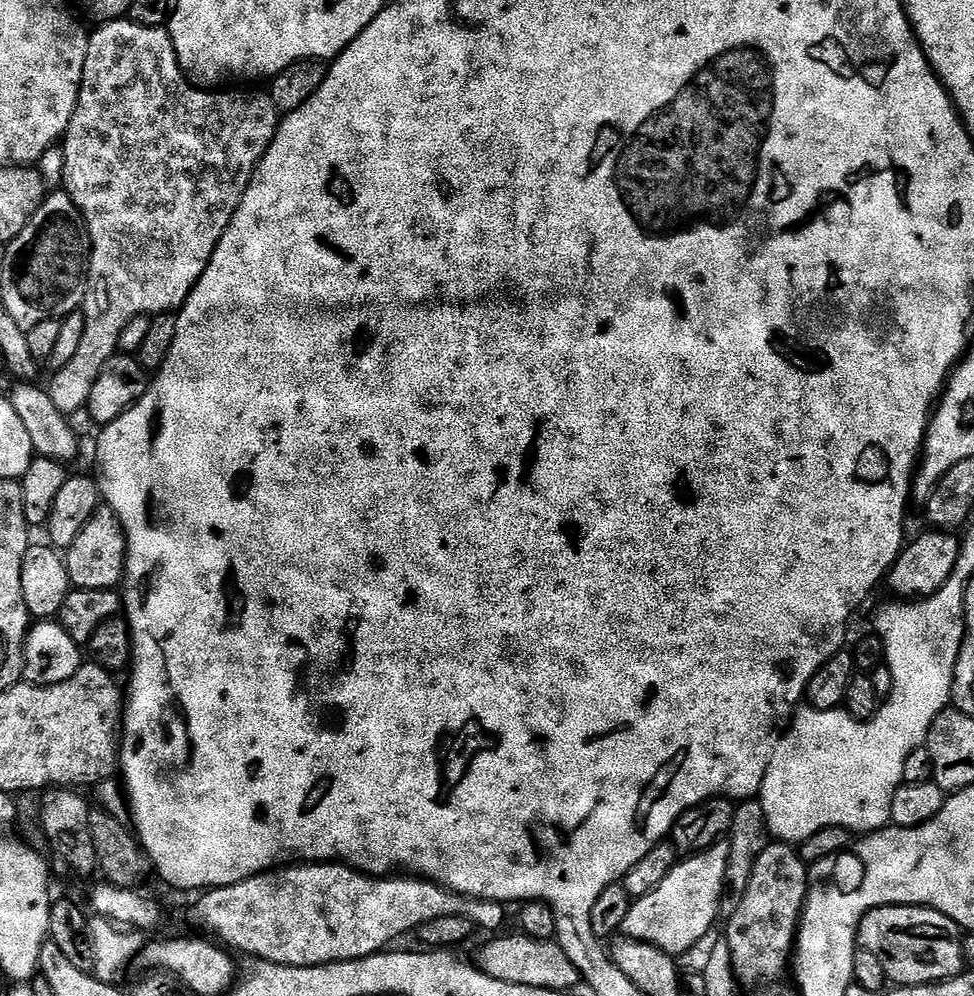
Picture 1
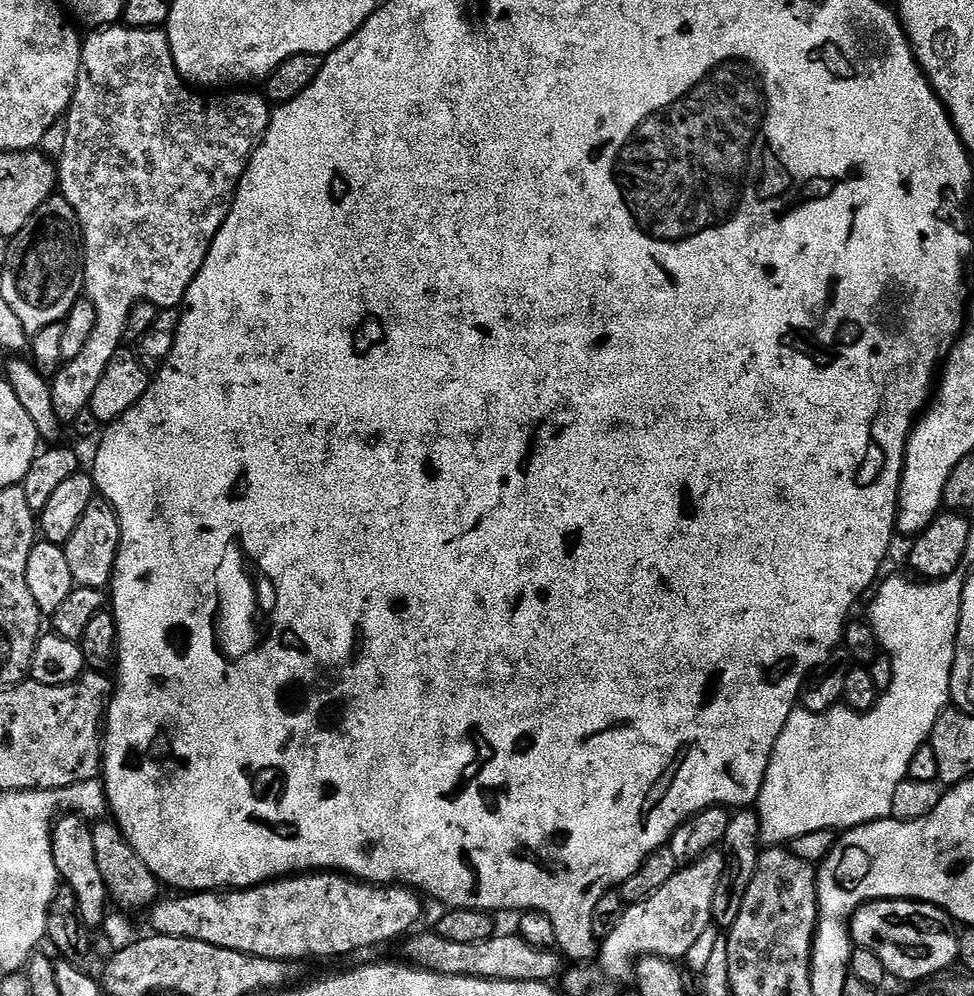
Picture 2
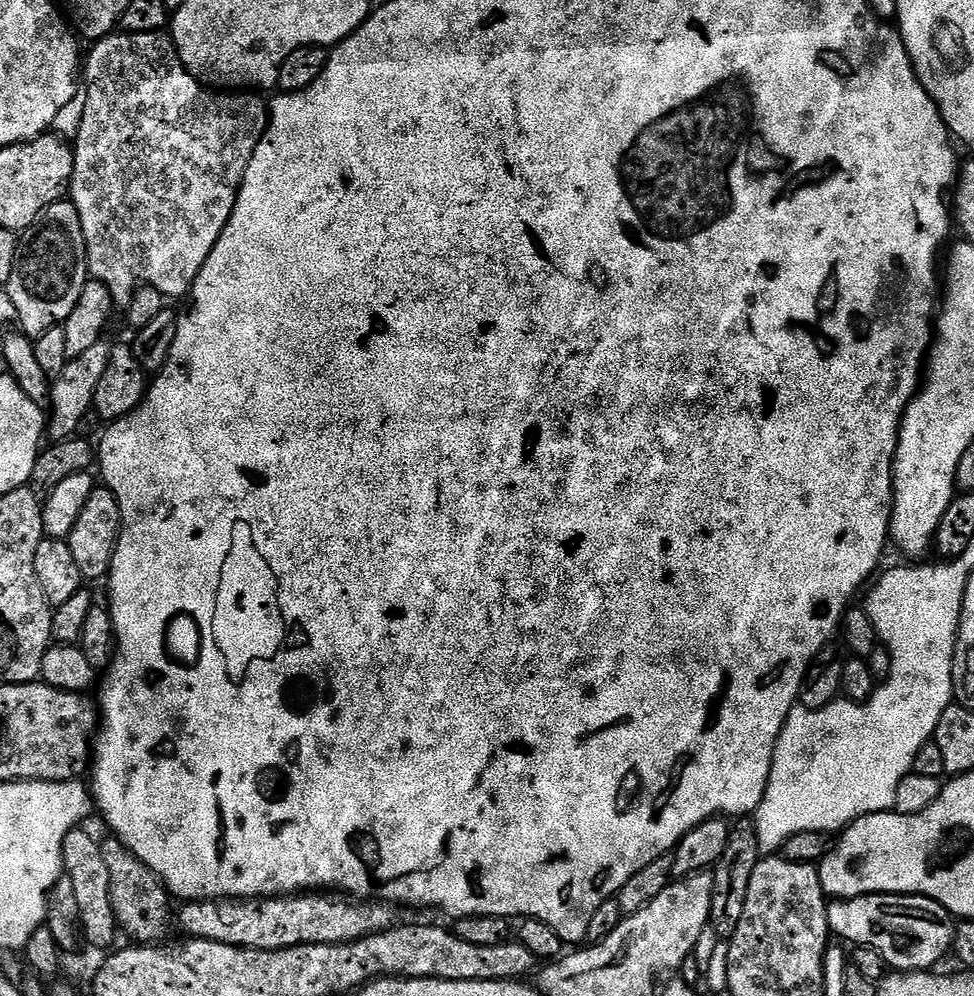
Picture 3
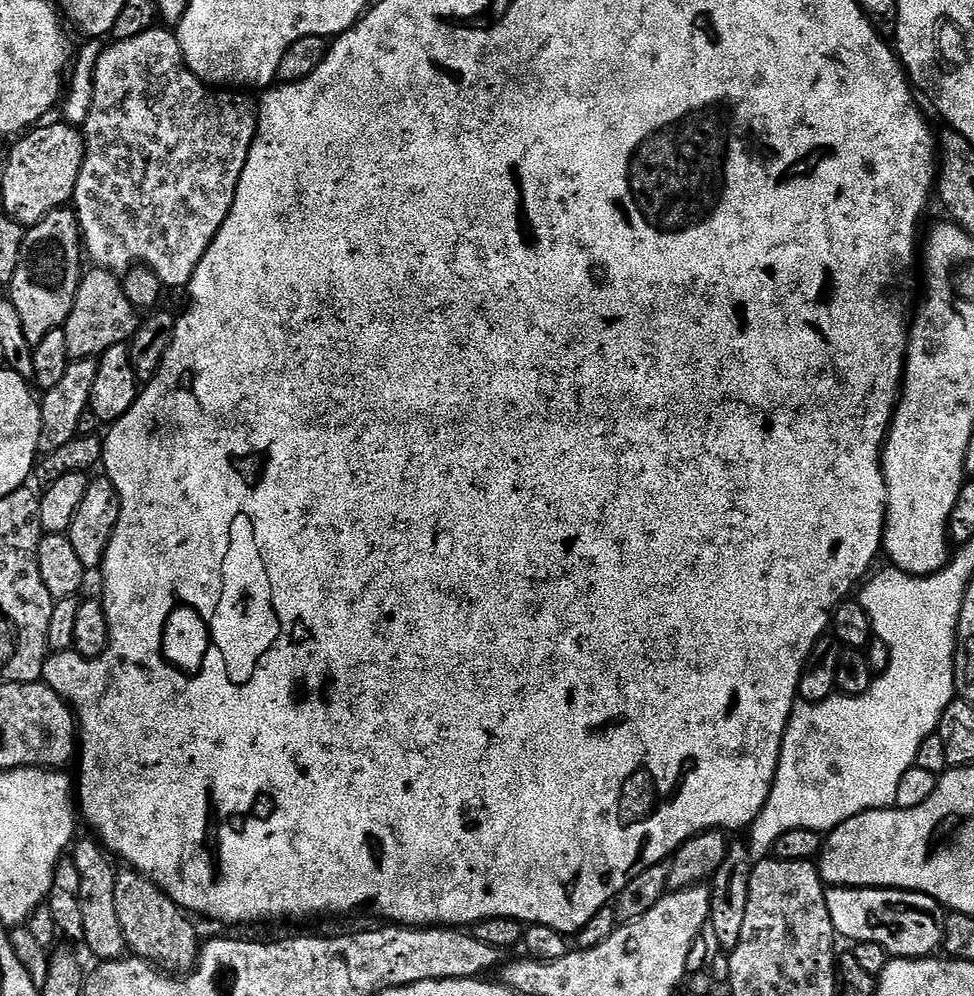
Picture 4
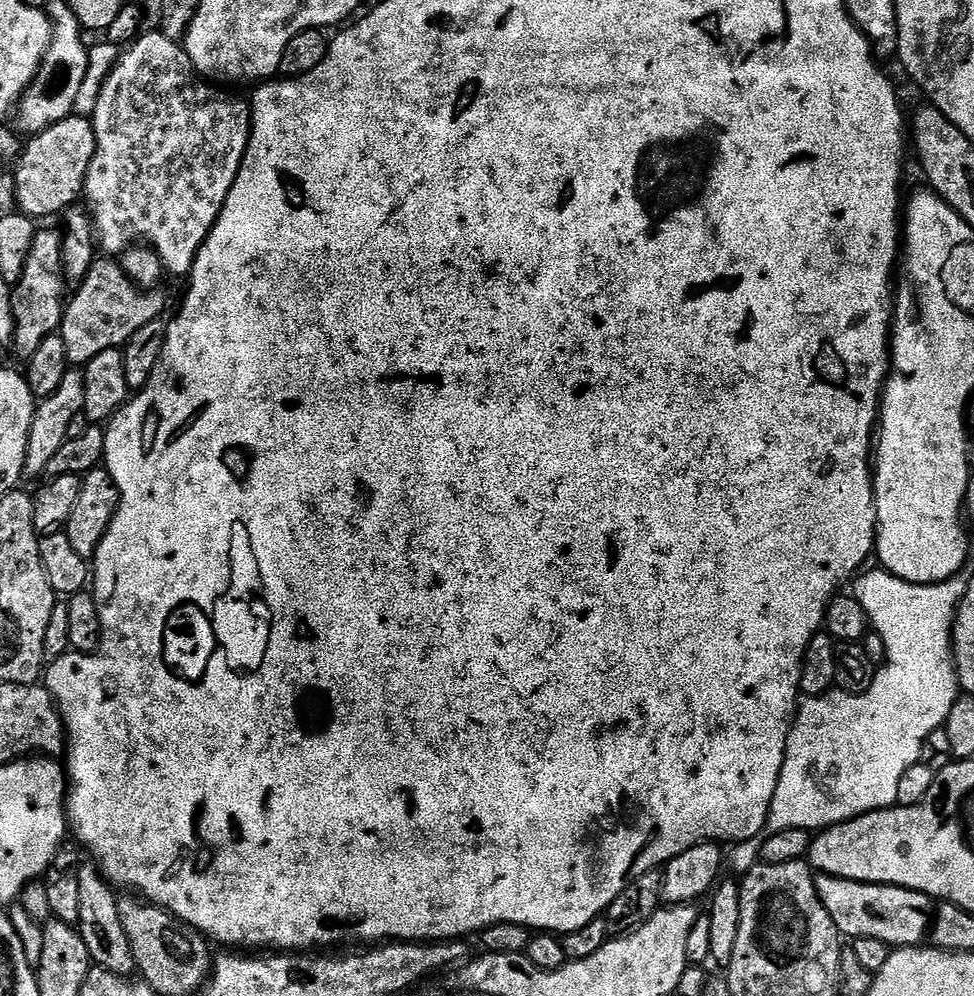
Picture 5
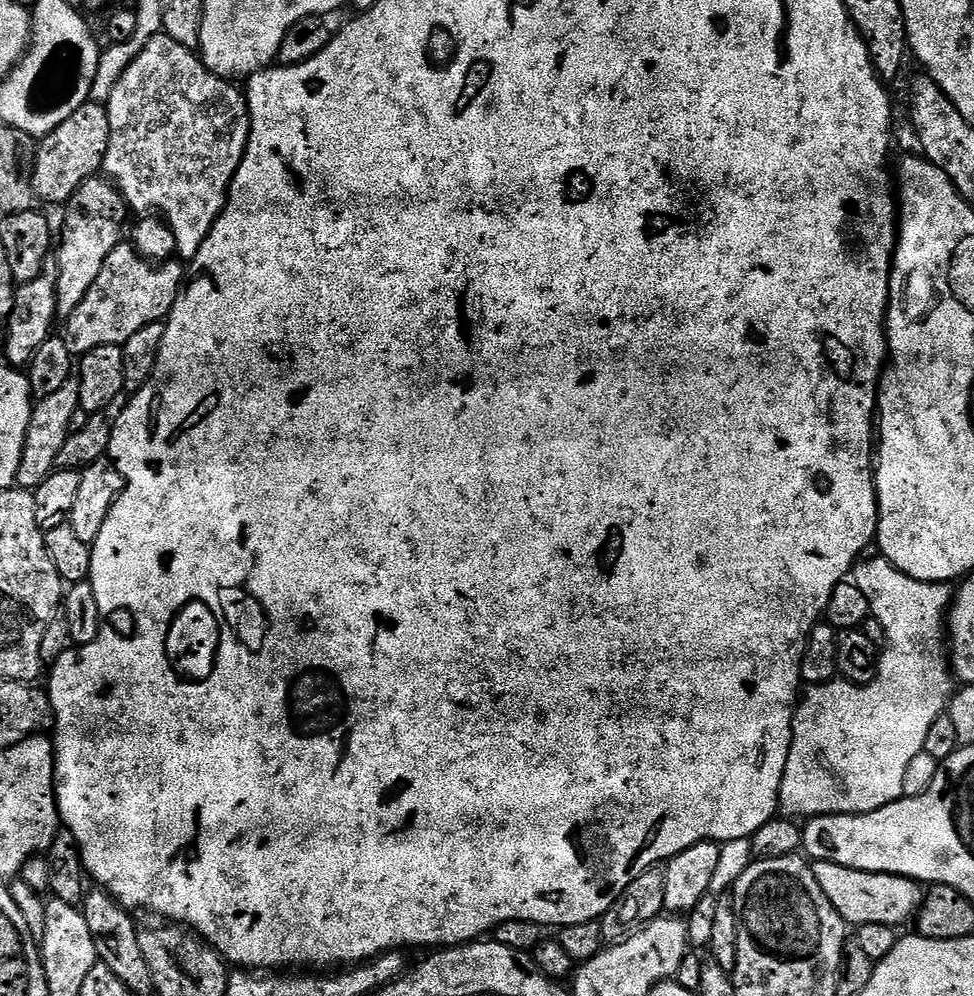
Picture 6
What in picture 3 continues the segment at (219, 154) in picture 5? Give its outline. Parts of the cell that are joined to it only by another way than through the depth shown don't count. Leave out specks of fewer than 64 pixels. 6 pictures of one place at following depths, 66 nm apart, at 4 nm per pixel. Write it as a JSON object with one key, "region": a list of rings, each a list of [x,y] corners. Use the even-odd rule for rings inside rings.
{"region":[[[159,32],[150,34],[113,34],[91,45],[92,53],[87,53],[82,64],[82,76],[88,79],[88,89],[83,89],[82,122],[74,137],[72,150],[73,170],[70,199],[78,210],[84,241],[88,247],[88,274],[91,279],[102,282],[108,287],[108,294],[117,305],[126,306],[136,289],[141,286],[157,288],[165,296],[187,297],[192,290],[192,283],[198,278],[210,250],[218,242],[222,230],[228,224],[230,214],[236,205],[236,193],[246,174],[246,166],[254,154],[256,144],[268,124],[270,111],[267,103],[259,100],[252,90],[209,90],[199,80],[189,74],[176,52],[176,45],[167,35]]]}

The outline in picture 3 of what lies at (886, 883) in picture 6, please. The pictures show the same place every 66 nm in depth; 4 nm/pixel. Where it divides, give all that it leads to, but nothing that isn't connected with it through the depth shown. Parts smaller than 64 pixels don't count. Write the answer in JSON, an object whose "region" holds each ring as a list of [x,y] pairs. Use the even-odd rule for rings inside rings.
{"region":[[[879,892],[849,900],[833,899],[828,905],[828,926],[833,937],[841,936],[852,946],[870,946],[882,954],[889,969],[926,972],[952,952],[954,920],[936,900],[925,896],[901,896]]]}

